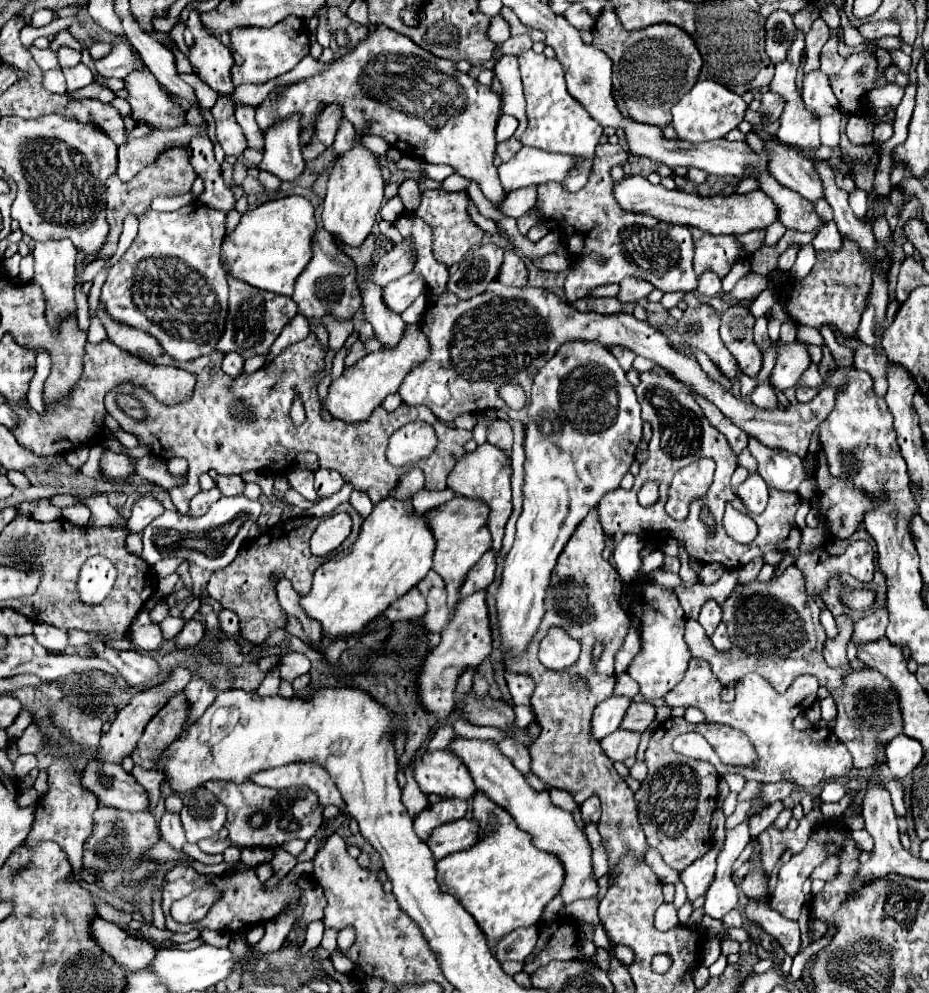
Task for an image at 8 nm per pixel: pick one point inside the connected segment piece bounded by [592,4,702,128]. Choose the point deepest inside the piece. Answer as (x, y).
(650, 82)

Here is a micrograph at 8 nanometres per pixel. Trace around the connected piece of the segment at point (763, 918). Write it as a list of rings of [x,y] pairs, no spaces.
[[[748,904],[746,916],[754,924],[760,924],[772,938],[776,938],[782,944],[782,948],[786,950],[788,956],[794,958],[800,952],[800,942],[802,940],[800,940],[798,922],[780,916],[768,904],[766,904],[766,908],[754,908],[754,904]]]

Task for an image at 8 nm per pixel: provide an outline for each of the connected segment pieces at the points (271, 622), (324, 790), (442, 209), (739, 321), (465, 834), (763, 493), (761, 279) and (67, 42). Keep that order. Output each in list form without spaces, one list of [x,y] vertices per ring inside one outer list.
[[[298,516],[284,520],[266,532],[262,532],[258,538],[250,540],[230,562],[226,568],[216,570],[206,586],[206,592],[218,600],[224,608],[232,610],[242,628],[242,638],[246,638],[252,644],[262,644],[268,634],[276,628],[284,628],[286,624],[286,612],[280,608],[276,598],[276,584],[270,578],[272,572],[282,574],[292,582],[292,588],[298,594],[306,594],[312,584],[312,576],[316,568],[324,562],[324,558],[310,554],[310,532],[316,530],[320,524],[320,518],[314,516]]]
[[[292,762],[280,768],[268,768],[250,776],[250,782],[266,788],[294,788],[294,786],[308,786],[310,790],[318,792],[320,804],[328,806],[334,804],[340,810],[344,808],[342,796],[332,782],[330,774],[324,766],[312,762]]]
[[[426,190],[422,194],[422,204],[416,210],[416,216],[422,216],[422,220],[426,220],[426,224],[430,224],[434,228],[434,256],[442,262],[442,264],[456,264],[474,244],[480,244],[484,238],[484,230],[480,226],[476,226],[468,212],[466,212],[466,204],[468,204],[468,194],[466,192],[446,192],[446,190]]]
[[[732,306],[726,312],[722,312],[722,324],[720,324],[720,336],[726,348],[736,358],[740,370],[754,378],[762,366],[762,352],[752,340],[752,328],[754,328],[754,316],[744,306]]]
[[[460,818],[450,824],[438,826],[428,840],[428,848],[432,850],[436,860],[442,860],[452,852],[468,850],[478,840],[480,840],[478,822],[474,818]]]
[[[752,474],[736,488],[736,496],[752,514],[760,514],[768,504],[768,486],[760,474]]]
[[[748,272],[736,282],[736,286],[730,292],[726,292],[722,296],[722,300],[732,300],[732,298],[736,298],[736,300],[756,300],[758,294],[764,292],[766,288],[768,288],[766,276],[756,274],[756,272]]]
[[[68,30],[58,32],[58,34],[54,36],[54,40],[50,43],[50,48],[56,53],[60,46],[74,46],[76,50],[82,50],[82,44],[78,44],[78,42],[70,36],[70,32],[68,32]]]

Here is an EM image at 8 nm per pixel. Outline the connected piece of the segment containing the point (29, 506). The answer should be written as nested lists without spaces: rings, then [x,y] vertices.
[[[40,498],[36,502],[22,502],[18,510],[36,520],[56,520],[58,516],[62,516],[62,510],[56,508],[48,498]]]

